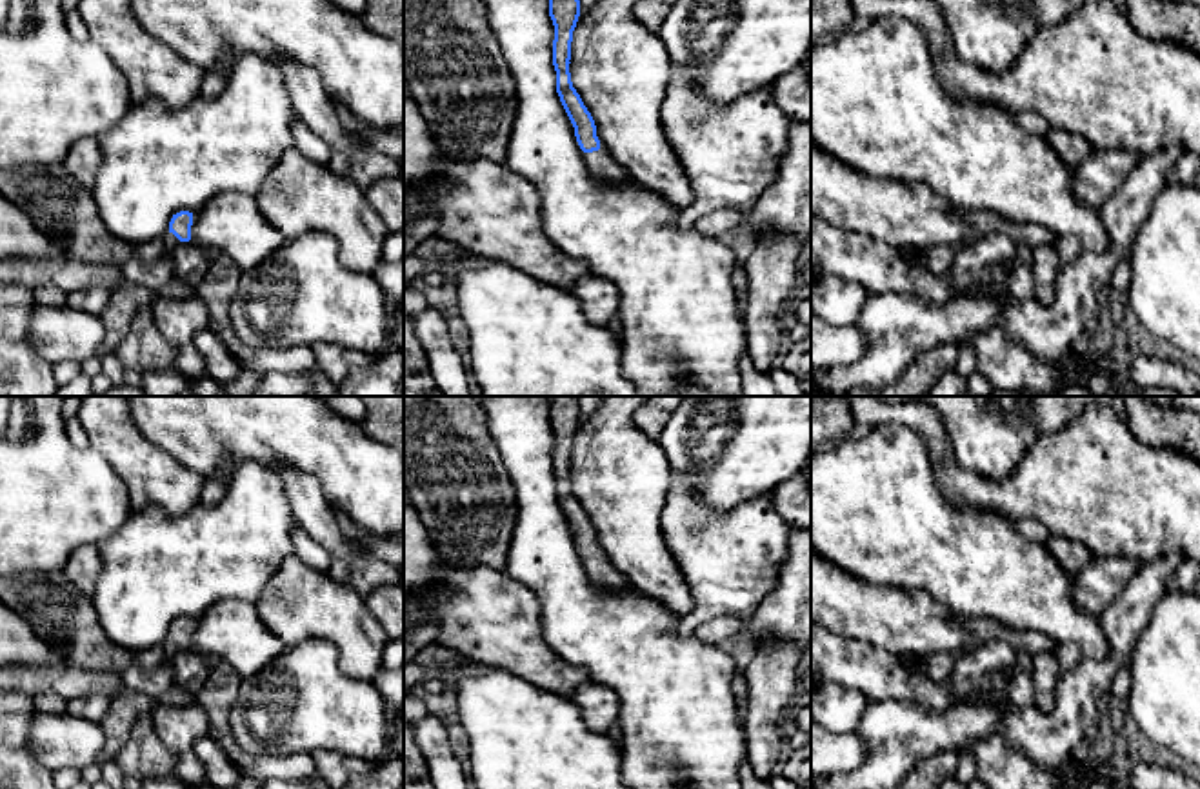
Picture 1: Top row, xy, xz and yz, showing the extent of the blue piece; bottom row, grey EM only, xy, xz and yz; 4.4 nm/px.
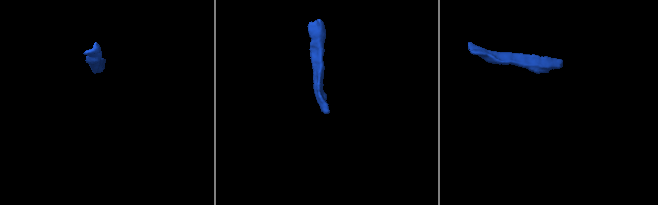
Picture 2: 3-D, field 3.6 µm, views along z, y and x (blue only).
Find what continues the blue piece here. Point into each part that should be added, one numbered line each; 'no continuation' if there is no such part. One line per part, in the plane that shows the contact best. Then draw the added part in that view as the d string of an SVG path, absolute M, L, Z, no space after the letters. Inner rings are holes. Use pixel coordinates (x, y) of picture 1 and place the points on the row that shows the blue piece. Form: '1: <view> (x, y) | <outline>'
1: xz (602, 166) | M604 149L584 153L585 165L589 173L602 182L625 184L631 180L627 169L620 165L609 153Z

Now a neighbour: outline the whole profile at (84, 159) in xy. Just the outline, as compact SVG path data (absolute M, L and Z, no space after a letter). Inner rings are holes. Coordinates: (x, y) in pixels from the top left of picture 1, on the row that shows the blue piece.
M91 136L78 140L69 149L62 164L85 189L91 191L102 164L102 153L96 138Z

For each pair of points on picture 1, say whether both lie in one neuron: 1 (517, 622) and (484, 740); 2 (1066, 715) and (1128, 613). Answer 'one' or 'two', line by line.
1: two
2: one

